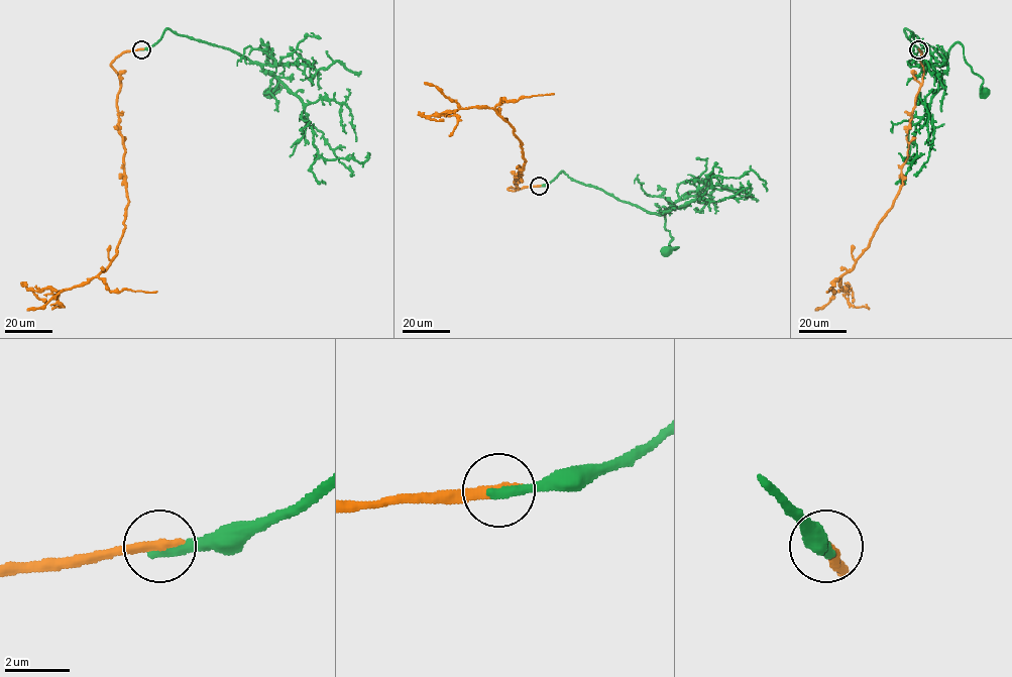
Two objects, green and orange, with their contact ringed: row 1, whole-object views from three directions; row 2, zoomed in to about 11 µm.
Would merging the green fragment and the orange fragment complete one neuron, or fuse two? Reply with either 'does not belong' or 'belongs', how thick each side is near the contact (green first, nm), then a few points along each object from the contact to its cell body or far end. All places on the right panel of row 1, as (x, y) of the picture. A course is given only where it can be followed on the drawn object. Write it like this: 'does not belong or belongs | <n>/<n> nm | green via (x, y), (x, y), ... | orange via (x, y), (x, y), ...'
does not belong | 360/360 nm | green via (919, 49), (905, 28), (933, 47), (945, 64), (948, 49), (960, 42), (965, 61), (983, 79), (984, 93) | orange via (919, 49), (923, 74), (907, 137), (901, 189), (869, 246), (840, 277), (841, 290), (851, 290), (853, 301)

